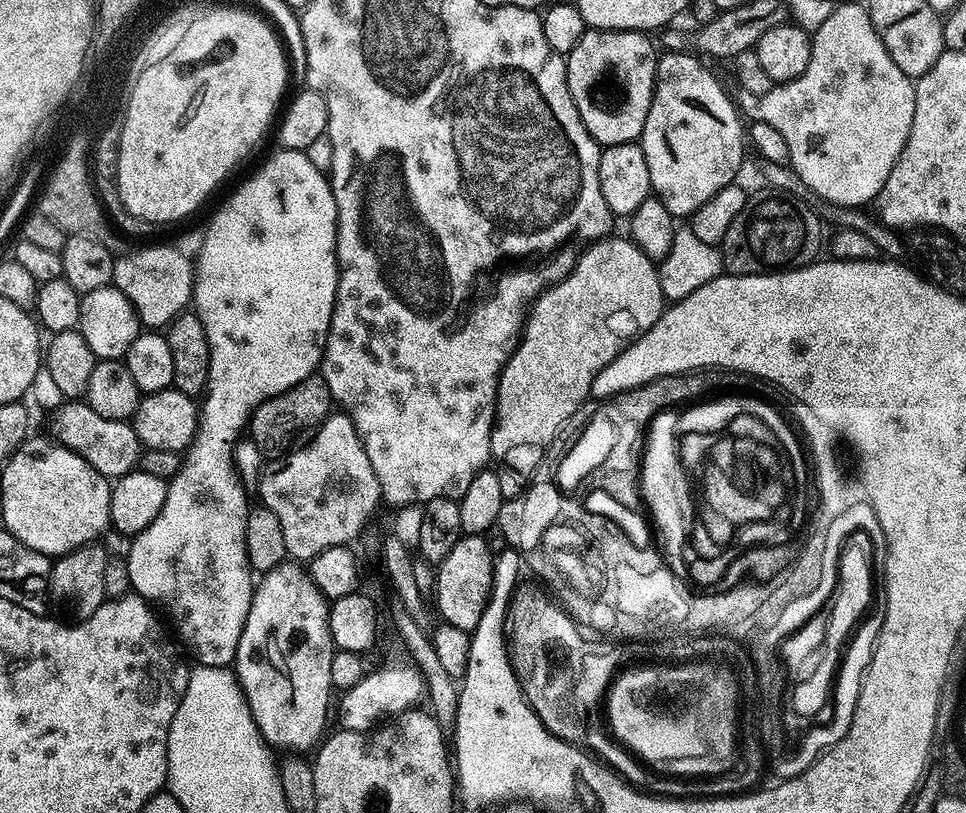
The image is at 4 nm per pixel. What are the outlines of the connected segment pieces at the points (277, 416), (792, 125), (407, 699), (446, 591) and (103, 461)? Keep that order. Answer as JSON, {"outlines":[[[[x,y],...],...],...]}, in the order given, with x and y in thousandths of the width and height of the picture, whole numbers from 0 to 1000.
{"outlines":[[[[330,460],[318,462],[308,475],[271,494],[261,506],[259,533],[261,541],[274,556],[274,562],[290,563],[307,545],[311,531],[326,528],[345,506],[346,493],[342,475],[337,475],[335,464]]],[[[866,4],[862,16],[840,46],[839,81],[830,86],[826,97],[804,102],[788,118],[776,116],[776,111],[765,111],[760,118],[761,127],[768,130],[769,141],[773,146],[775,143],[775,149],[793,150],[793,155],[801,155],[810,165],[818,185],[816,202],[850,247],[858,246],[858,252],[878,256],[902,252],[913,229],[917,229],[917,219],[921,219],[921,209],[925,209],[938,170],[942,170],[948,119],[945,95],[934,91],[925,81],[925,71],[913,57],[913,47],[905,37],[905,27],[893,4]]],[[[421,815],[398,817],[390,827],[378,825],[375,839],[351,857],[351,894],[362,900],[379,900],[388,897],[399,883],[409,883],[415,876],[430,872],[435,855],[436,859],[440,855],[441,838],[430,815]]],[[[479,658],[476,665],[462,681],[462,686],[451,699],[451,748],[455,752],[454,761],[466,770],[474,770],[474,775],[489,779],[499,765],[499,755],[505,744],[509,729],[509,707],[513,700],[511,678],[504,669],[500,658]]],[[[67,494],[58,510],[57,540],[80,556],[101,583],[113,588],[128,585],[146,569],[147,547],[134,518],[106,514],[89,494]]]]}

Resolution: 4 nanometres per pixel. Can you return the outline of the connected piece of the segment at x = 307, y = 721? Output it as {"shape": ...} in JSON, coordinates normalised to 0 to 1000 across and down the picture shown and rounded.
{"shape":[[[306,691],[290,694],[284,702],[270,707],[264,720],[259,755],[246,790],[242,825],[248,836],[269,905],[283,921],[303,920],[306,924],[303,926],[315,927],[318,920],[326,921],[336,904],[340,860],[346,856],[342,839],[342,814],[346,793],[340,769],[341,747],[341,739],[325,721],[322,708]]]}

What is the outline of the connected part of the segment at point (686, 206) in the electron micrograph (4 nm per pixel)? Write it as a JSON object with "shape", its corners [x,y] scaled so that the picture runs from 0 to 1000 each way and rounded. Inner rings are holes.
{"shape":[[[687,64],[679,76],[679,109],[675,117],[673,140],[669,140],[669,155],[661,170],[663,183],[669,189],[669,204],[673,208],[673,224],[678,245],[694,258],[697,268],[715,267],[743,234],[763,220],[766,200],[770,197],[772,157],[766,154],[767,139],[757,117],[749,114],[741,93],[729,79],[724,68],[712,64]]]}

